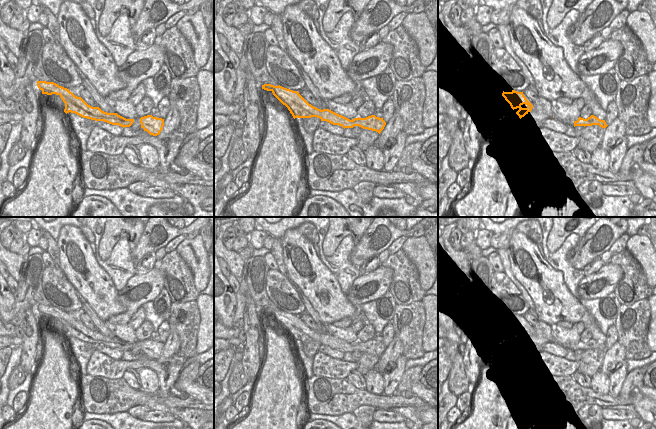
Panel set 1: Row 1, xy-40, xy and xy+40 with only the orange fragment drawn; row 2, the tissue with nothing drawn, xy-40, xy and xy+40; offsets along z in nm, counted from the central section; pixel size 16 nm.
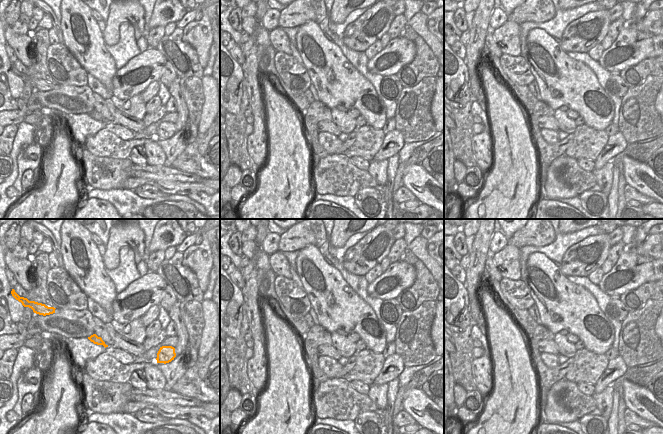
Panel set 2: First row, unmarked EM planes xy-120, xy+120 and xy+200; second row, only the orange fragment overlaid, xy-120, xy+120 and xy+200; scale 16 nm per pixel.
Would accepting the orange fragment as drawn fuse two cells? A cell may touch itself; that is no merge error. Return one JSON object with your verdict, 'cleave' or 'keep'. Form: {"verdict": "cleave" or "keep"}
{"verdict": "keep"}

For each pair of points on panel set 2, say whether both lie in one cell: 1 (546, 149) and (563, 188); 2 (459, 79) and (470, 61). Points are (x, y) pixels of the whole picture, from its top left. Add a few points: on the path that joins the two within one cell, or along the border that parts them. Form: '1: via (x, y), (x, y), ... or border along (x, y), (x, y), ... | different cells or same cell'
1: border along (564, 154), (556, 157), (549, 165) | different cells
2: border along (462, 59), (467, 68), (468, 82), (471, 89) | different cells

